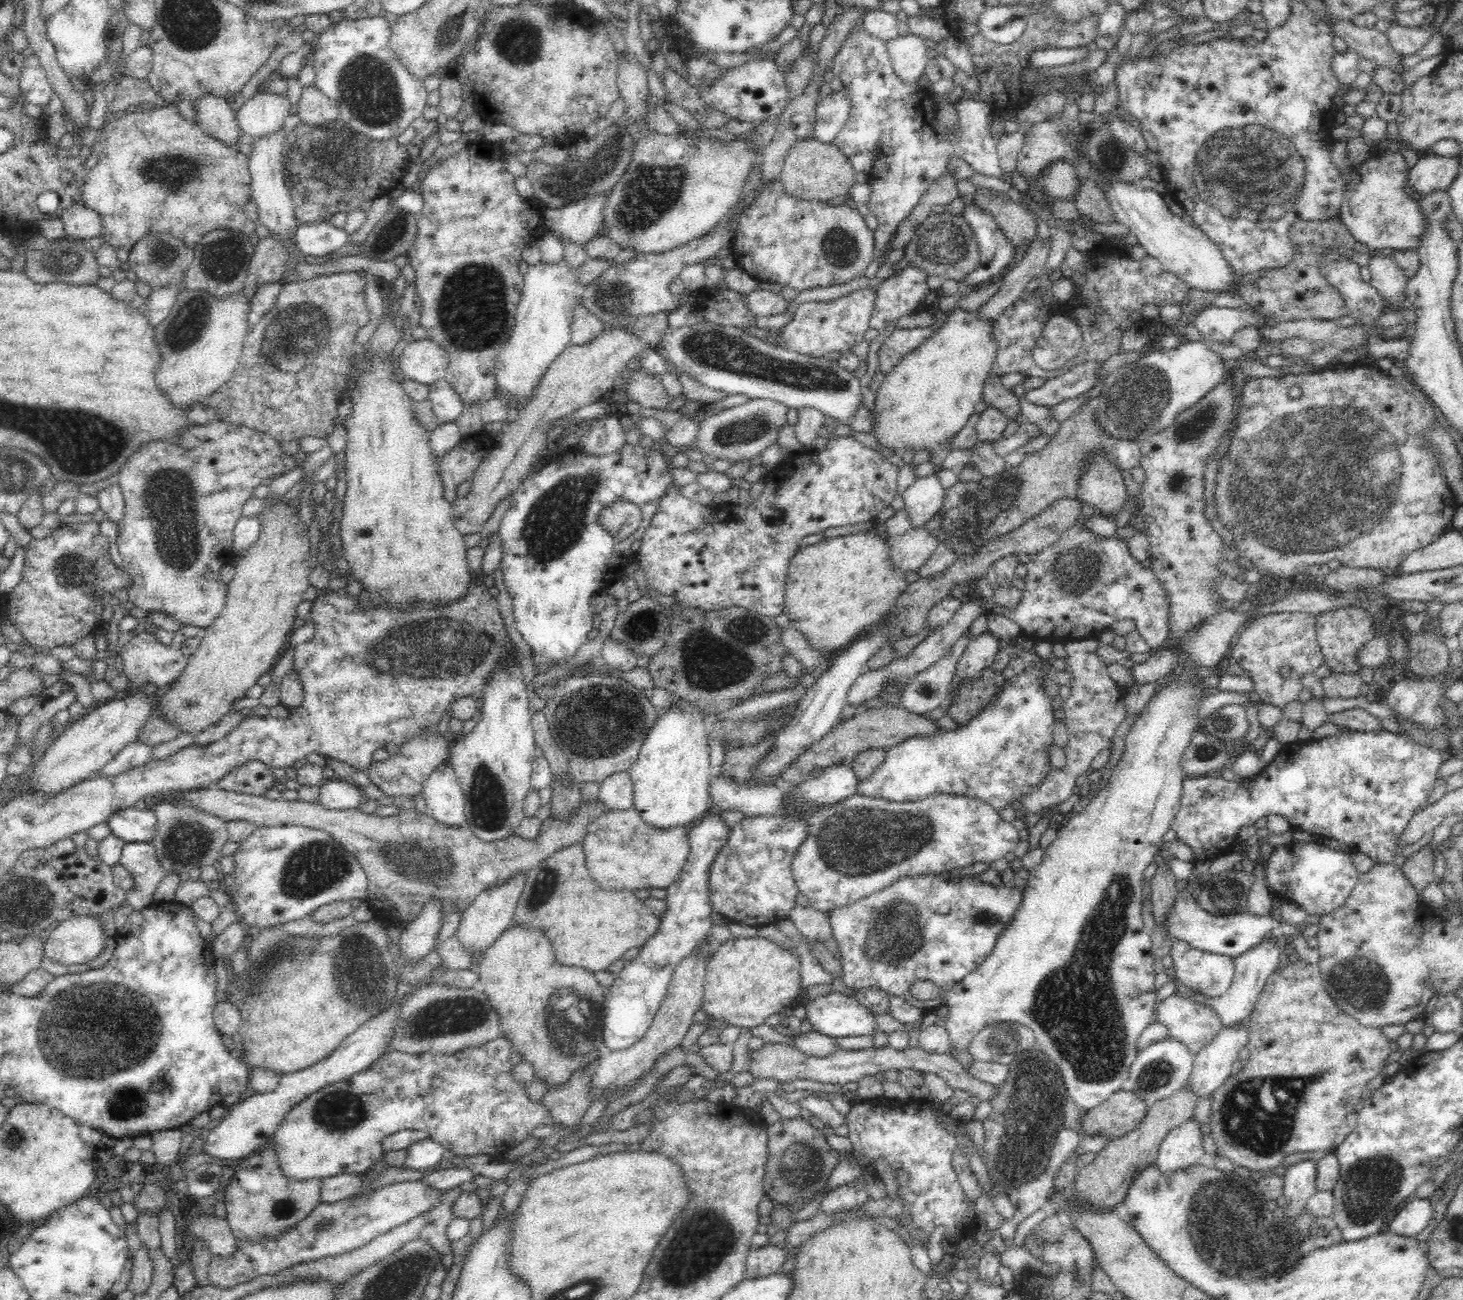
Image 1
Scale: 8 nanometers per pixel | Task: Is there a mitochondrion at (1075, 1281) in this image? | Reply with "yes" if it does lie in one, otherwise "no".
yes

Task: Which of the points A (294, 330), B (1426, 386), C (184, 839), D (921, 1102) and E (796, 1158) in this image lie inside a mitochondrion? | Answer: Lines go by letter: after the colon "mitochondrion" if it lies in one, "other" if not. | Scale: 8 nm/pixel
A: mitochondrion
B: other
C: mitochondrion
D: other
E: mitochondrion

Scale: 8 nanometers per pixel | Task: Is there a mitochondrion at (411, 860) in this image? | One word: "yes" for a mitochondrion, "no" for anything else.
yes

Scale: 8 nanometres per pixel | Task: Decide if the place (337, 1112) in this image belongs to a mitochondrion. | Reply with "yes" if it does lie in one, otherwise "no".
yes

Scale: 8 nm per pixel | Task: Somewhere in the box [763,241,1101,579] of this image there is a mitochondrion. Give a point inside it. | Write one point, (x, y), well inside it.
(979, 511)

